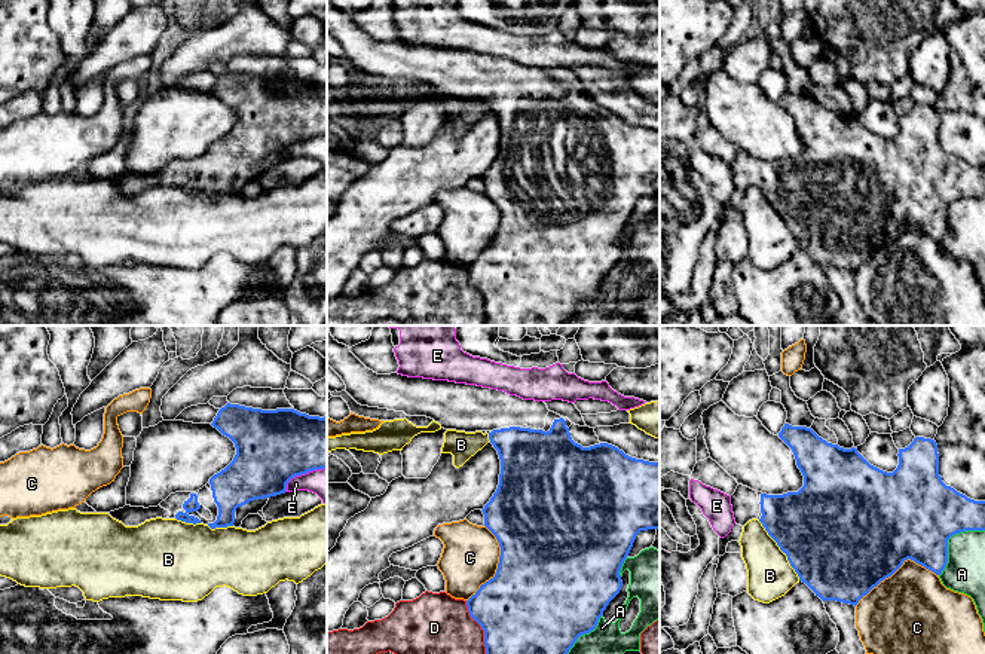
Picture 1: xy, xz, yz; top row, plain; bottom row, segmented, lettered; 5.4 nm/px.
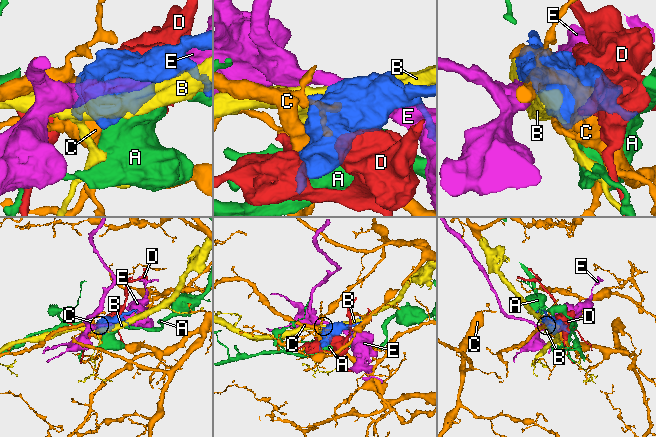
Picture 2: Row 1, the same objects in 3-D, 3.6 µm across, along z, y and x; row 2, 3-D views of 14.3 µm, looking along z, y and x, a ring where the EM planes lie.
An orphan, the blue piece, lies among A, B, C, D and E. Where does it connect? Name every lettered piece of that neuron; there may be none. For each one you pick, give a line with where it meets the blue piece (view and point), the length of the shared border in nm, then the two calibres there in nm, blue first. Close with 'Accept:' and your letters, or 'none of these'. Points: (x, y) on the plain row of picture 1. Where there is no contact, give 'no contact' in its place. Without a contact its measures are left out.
Accept: none of these

